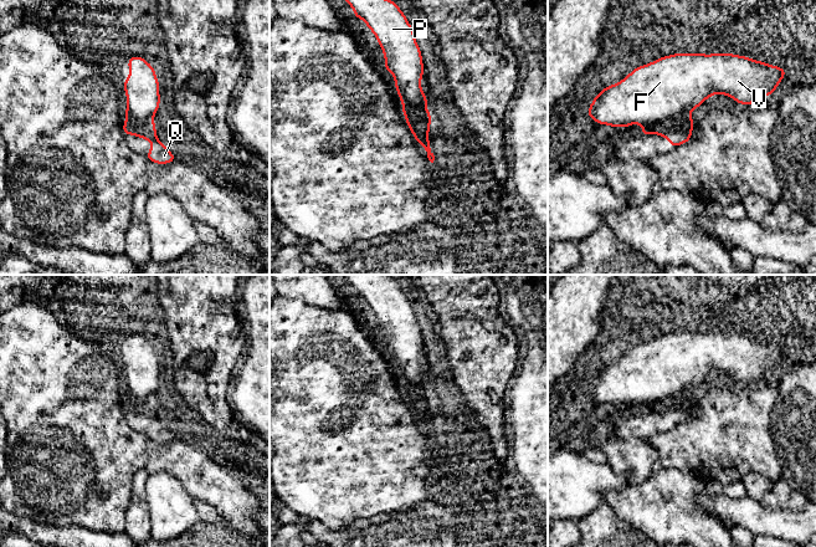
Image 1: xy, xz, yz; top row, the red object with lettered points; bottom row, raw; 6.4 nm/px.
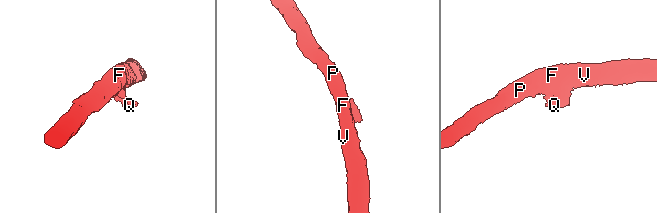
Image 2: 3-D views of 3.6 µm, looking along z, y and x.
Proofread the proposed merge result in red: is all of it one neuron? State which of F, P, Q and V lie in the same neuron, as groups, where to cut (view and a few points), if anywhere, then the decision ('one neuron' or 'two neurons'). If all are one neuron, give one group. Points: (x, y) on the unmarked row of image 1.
F P V / Q | yz (688, 392), (676, 392), (646, 407) | two neurons

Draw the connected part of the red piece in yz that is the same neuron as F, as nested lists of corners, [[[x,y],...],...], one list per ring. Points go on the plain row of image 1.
[[[734,332],[668,333],[631,349],[620,361],[607,364],[594,375],[587,394],[599,403],[627,407],[641,403],[646,407],[660,403],[676,393],[689,393],[712,373],[725,373],[739,383],[749,384],[774,373],[786,348]]]

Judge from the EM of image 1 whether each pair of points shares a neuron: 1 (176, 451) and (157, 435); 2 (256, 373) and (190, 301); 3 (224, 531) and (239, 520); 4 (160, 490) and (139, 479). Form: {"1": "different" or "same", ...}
{"1": "different", "2": "different", "3": "different", "4": "different"}

